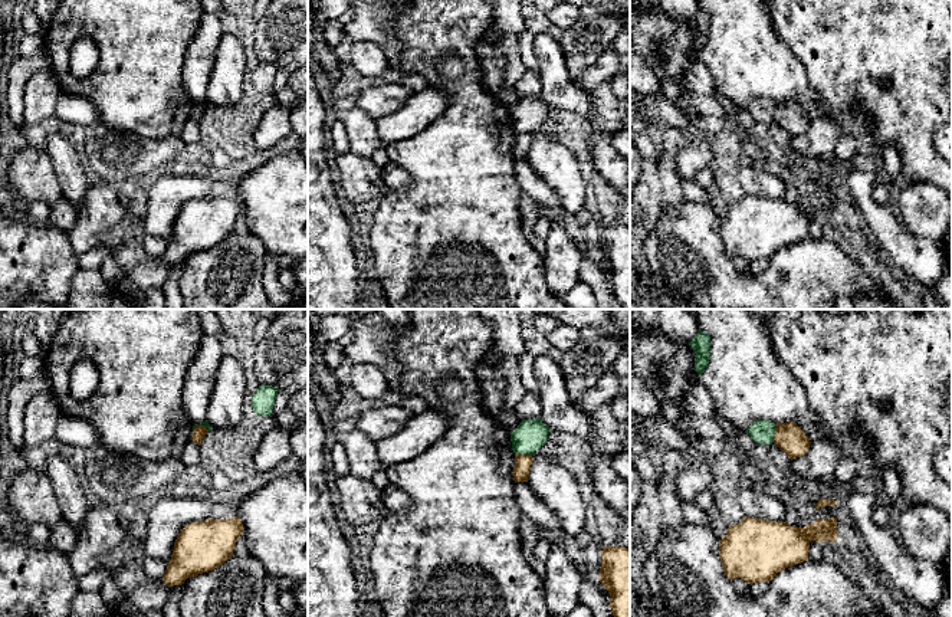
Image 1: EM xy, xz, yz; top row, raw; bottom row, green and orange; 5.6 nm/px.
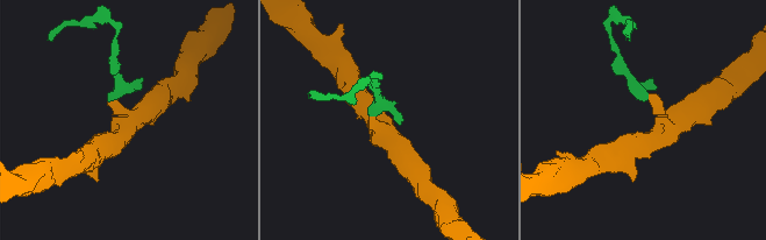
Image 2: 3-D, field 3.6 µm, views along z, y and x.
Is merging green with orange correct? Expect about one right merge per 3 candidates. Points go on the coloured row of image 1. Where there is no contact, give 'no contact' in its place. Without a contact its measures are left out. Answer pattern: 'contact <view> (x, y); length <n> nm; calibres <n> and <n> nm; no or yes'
contact yz (774, 433); length 110 nm; calibres 140 and 160 nm; no

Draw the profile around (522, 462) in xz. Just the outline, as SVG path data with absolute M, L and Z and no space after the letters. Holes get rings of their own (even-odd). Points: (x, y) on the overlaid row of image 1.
M515 454L515 465L513 465L513 480L516 482L528 482L531 465L534 457L529 454Z

